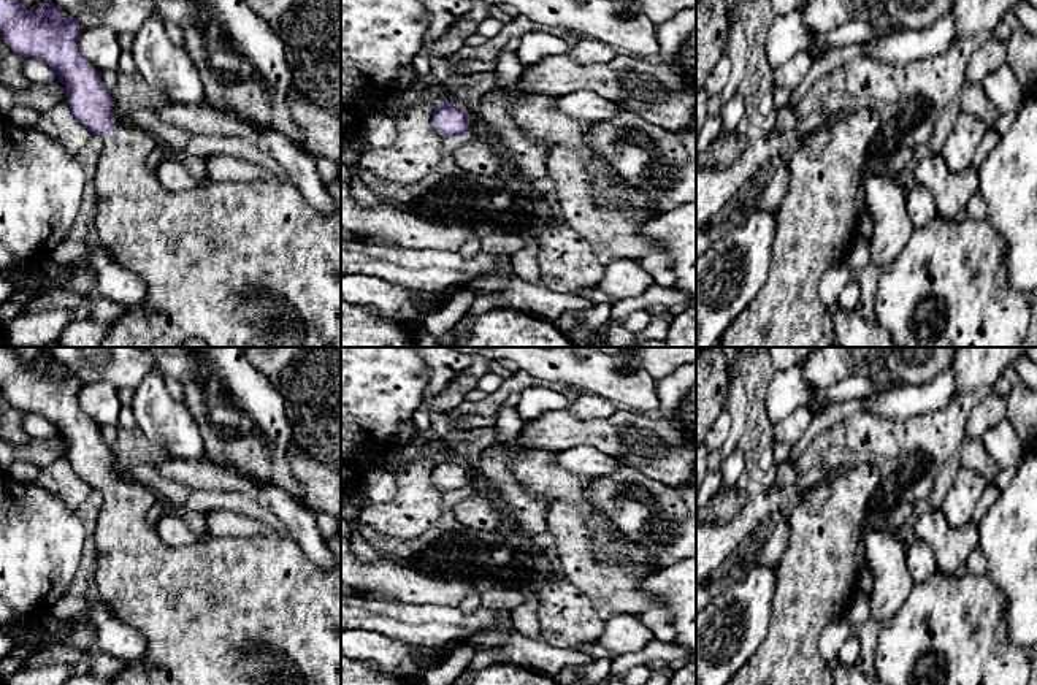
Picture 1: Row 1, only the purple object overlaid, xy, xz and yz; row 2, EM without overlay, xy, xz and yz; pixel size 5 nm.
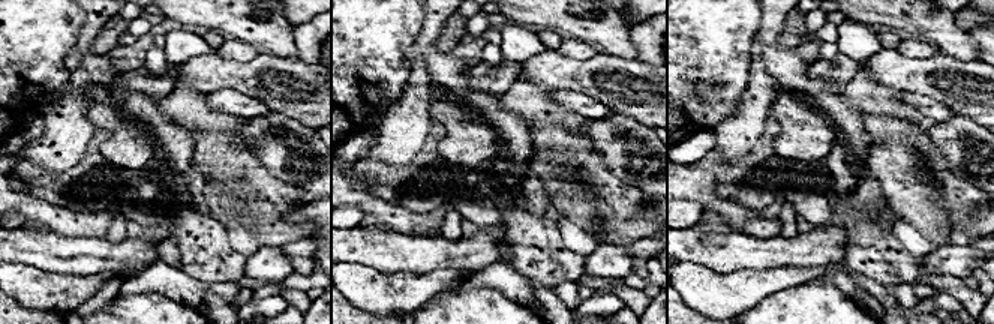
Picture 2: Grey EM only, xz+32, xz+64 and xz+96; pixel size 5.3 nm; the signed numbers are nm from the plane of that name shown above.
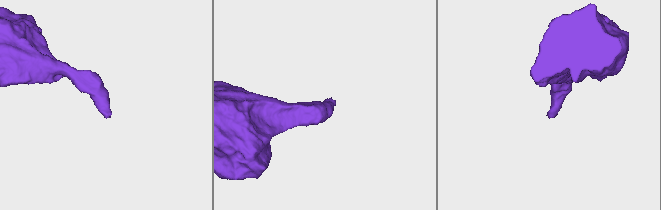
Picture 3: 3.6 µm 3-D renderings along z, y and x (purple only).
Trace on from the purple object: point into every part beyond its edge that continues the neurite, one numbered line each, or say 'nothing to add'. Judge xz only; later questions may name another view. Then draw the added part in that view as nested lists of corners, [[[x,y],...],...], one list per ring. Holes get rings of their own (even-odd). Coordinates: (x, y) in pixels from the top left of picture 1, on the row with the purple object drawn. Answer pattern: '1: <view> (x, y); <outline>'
1: xz (482, 156); [[[473,124],[465,132],[473,135],[473,141],[457,149],[453,160],[476,176],[496,176],[506,173],[506,157],[503,147],[492,135],[480,136],[473,132]]]

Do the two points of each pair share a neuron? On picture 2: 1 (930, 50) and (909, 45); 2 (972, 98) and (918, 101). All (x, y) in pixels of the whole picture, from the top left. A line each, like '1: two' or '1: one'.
1: one
2: two

